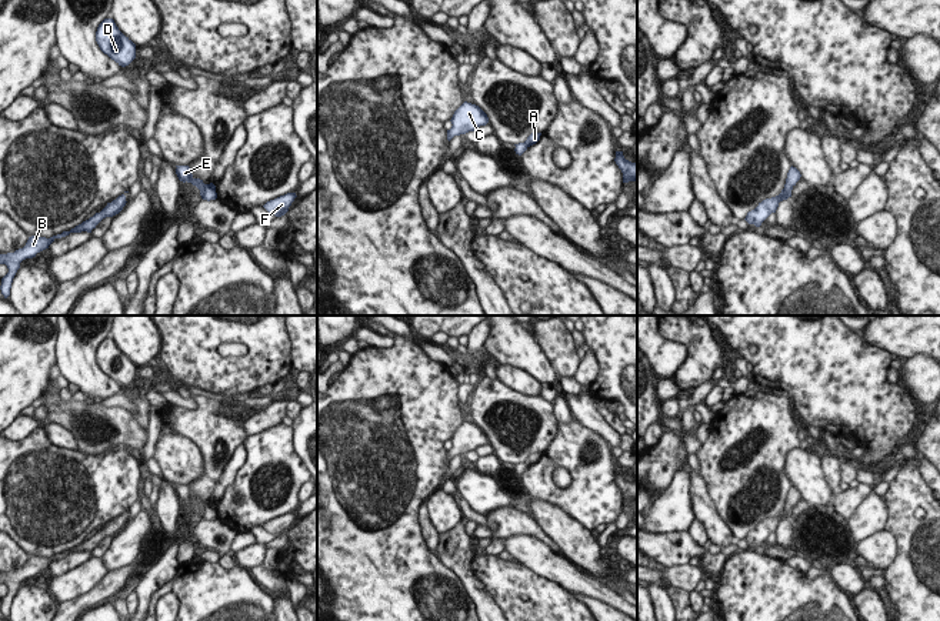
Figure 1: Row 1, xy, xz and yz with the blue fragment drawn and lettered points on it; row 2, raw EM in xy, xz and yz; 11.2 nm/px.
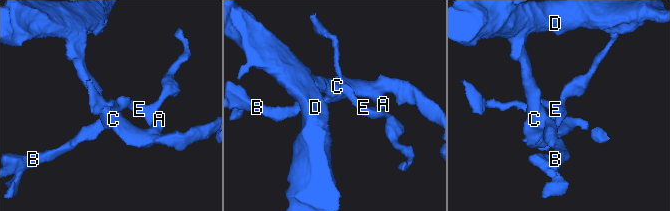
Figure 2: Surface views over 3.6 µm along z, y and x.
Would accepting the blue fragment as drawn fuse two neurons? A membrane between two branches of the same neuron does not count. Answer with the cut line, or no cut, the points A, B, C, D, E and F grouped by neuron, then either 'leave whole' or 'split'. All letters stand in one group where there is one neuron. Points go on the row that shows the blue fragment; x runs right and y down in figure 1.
xy (209, 184), (202, 197) | A B C D F / E | split

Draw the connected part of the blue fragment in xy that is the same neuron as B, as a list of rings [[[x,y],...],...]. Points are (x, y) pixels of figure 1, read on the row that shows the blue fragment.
[[[124,191],[121,196],[119,196],[116,200],[111,203],[107,203],[107,206],[100,211],[96,213],[93,217],[89,220],[83,221],[81,224],[76,226],[70,231],[63,231],[61,234],[53,236],[50,238],[40,237],[40,236],[31,236],[29,237],[26,246],[23,248],[16,250],[14,253],[7,253],[7,254],[0,254],[0,264],[6,264],[9,268],[9,273],[1,278],[1,294],[4,298],[10,296],[10,288],[13,278],[20,268],[20,263],[26,258],[33,258],[36,257],[37,253],[49,248],[49,246],[56,240],[69,236],[70,233],[81,233],[87,231],[91,233],[93,228],[106,217],[113,217],[119,214],[123,207],[126,206],[126,193]]]

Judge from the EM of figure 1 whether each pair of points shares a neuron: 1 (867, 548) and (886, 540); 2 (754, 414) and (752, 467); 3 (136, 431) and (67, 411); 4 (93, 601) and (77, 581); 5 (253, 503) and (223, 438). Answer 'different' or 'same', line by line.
1: same
2: same
3: same
4: different
5: different

